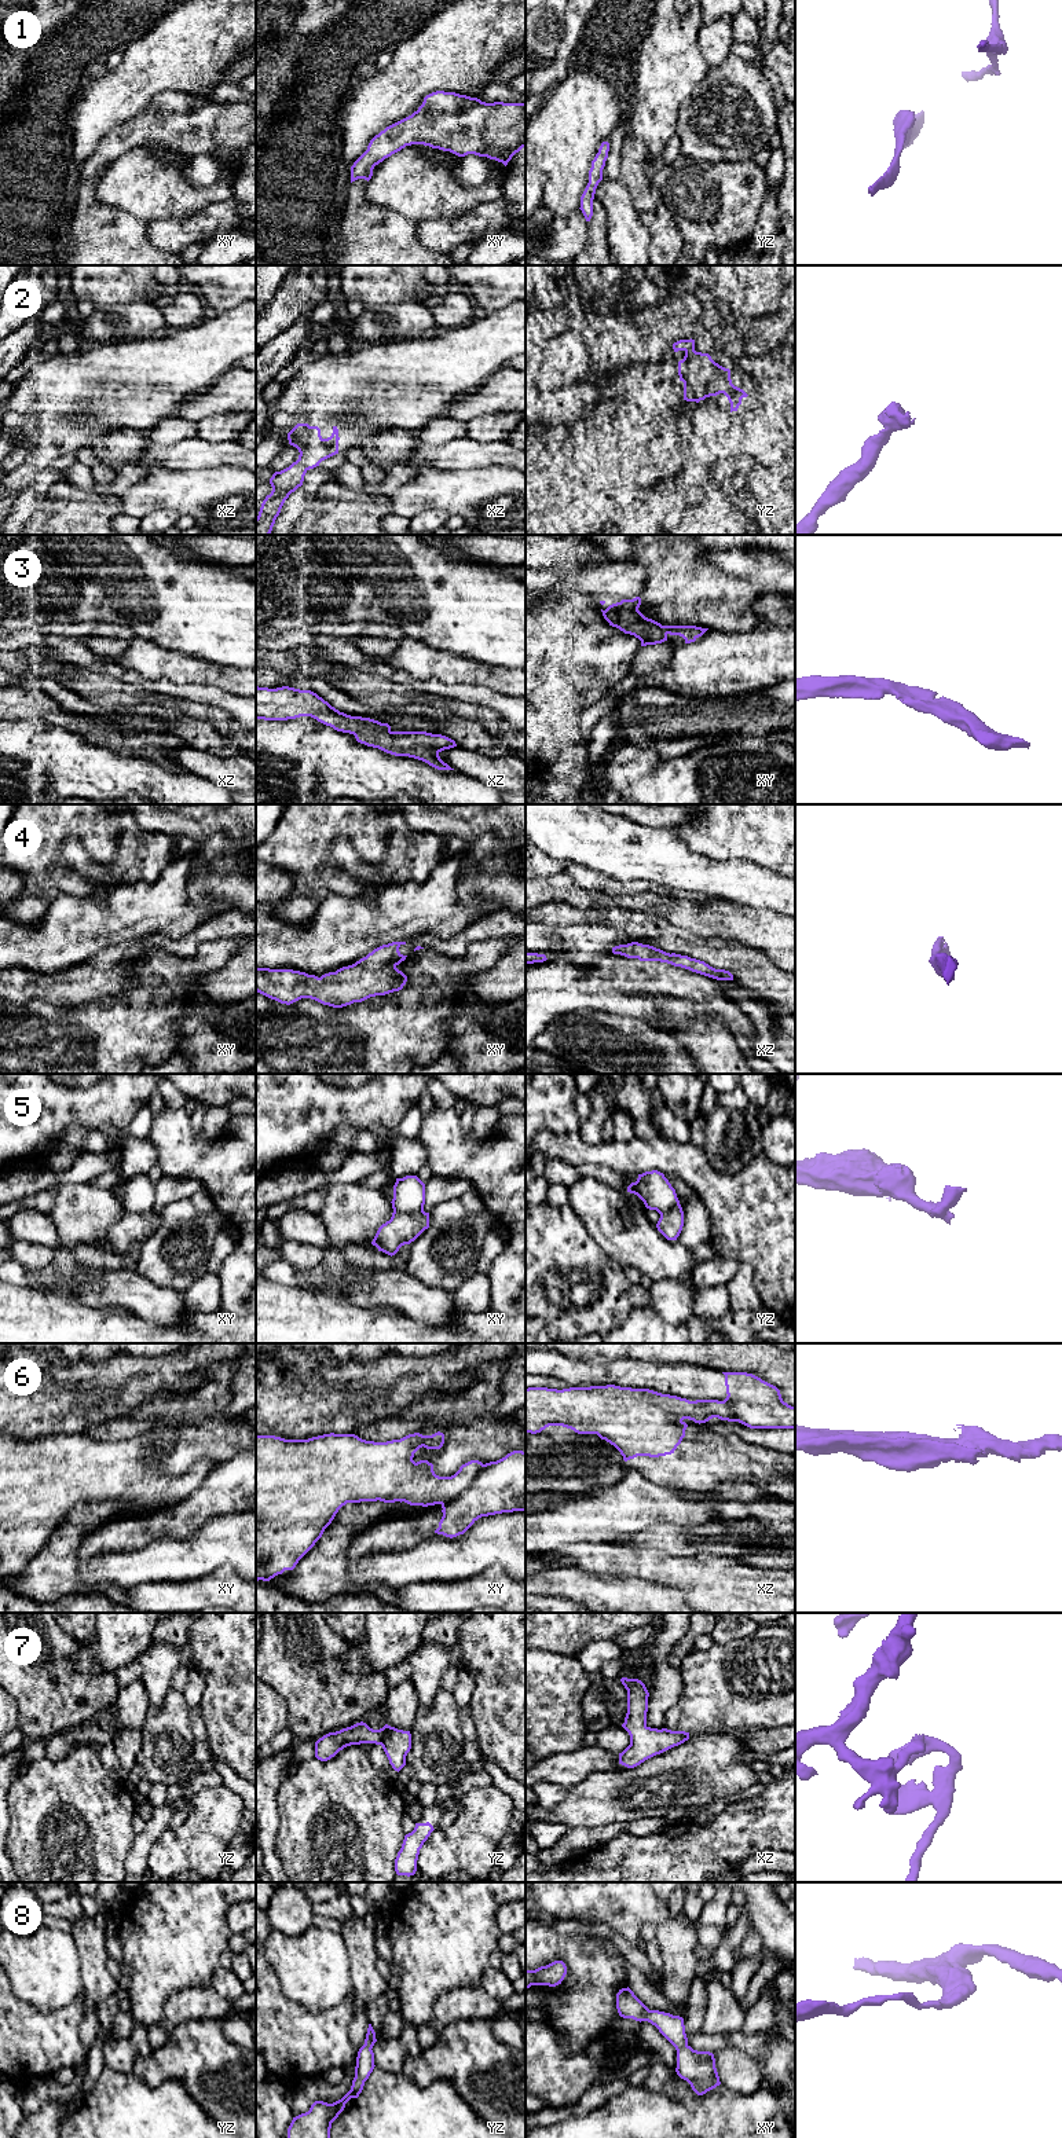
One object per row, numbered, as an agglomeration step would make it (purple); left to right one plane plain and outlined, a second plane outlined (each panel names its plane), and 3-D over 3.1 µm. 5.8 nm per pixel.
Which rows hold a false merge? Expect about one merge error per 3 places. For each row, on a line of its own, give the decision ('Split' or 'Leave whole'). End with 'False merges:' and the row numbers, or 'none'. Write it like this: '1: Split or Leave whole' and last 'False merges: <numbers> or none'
1: Leave whole
2: Leave whole
3: Leave whole
4: Leave whole
5: Split
6: Split
7: Leave whole
8: Leave whole
False merges: 5, 6

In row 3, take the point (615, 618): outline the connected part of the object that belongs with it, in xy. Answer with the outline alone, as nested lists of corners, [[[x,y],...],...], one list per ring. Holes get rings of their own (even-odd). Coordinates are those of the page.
[[[641,598],[622,599],[601,609],[604,619],[609,626],[619,628],[625,634],[634,635],[641,641],[641,646],[656,645],[667,641],[667,635],[680,635],[685,643],[695,642],[708,628],[696,626],[662,626],[660,623],[645,617],[640,610]]]

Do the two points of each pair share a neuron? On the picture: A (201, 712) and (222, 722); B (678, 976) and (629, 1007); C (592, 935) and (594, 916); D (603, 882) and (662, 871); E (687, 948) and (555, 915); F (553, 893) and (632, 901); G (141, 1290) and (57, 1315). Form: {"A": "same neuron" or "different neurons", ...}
{"A": "same neuron", "B": "same neuron", "C": "different neurons", "D": "different neurons", "E": "same neuron", "F": "same neuron", "G": "different neurons"}

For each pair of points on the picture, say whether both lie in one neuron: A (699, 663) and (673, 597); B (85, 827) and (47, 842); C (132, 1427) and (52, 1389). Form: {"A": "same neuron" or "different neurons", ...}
{"A": "different neurons", "B": "same neuron", "C": "different neurons"}

